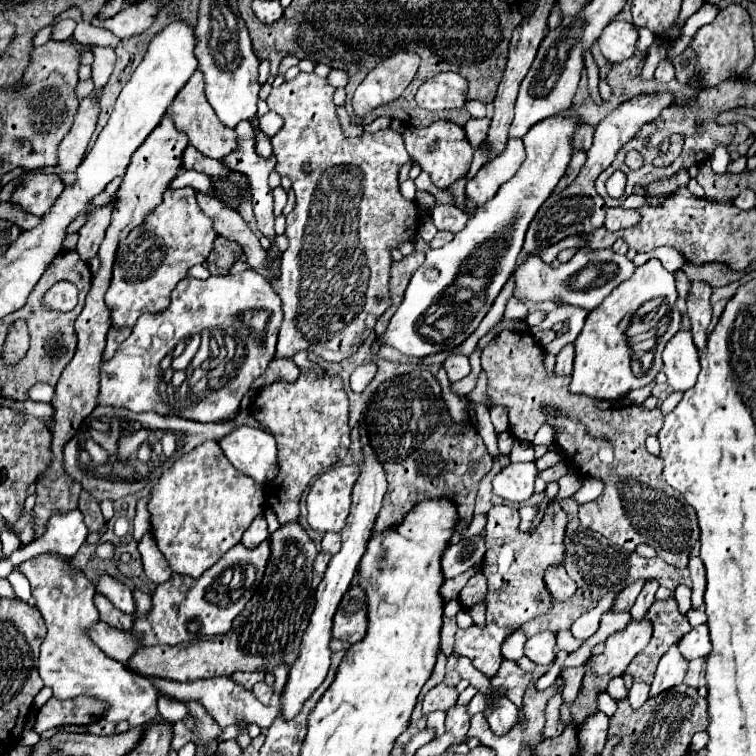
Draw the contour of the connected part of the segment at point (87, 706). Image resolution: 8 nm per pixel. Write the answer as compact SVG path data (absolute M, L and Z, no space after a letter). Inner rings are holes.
M53 696L39 708L33 728L37 734L41 734L49 728L65 726L65 724L85 726L97 722L103 712L105 712L105 704L89 696L77 696L71 700L59 700Z

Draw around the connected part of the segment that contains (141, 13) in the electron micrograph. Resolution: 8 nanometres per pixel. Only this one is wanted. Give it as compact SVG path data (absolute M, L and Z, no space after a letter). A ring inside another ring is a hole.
M141 2L137 6L127 6L125 10L117 12L113 18L102 20L99 15L95 15L91 24L93 26L107 28L119 38L129 38L133 34L141 34L145 28L151 26L153 16L157 14L161 4L155 2Z

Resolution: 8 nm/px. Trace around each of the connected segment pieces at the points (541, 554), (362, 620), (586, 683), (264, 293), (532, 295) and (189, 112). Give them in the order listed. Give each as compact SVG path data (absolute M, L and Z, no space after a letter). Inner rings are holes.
M551 502L547 508L541 524L535 532L521 532L519 528L519 510L501 504L493 506L487 512L487 526L485 526L485 544L487 552L483 556L481 572L487 578L487 620L485 626L469 626L465 630L457 630L455 634L455 652L467 656L477 670L487 676L495 676L503 656L501 644L505 638L519 630L527 620L543 616L551 610L553 598L549 590L545 590L545 568L557 568L565 560L565 528L567 528L567 514L557 504Z
M351 586L337 608L337 616L333 618L333 638L351 646L365 636L365 628L367 628L365 592L357 586Z
M631 618L629 624L621 632L611 634L605 640L605 652L601 656L591 656L589 658L589 666L585 666L587 672L585 672L585 678L581 682L581 692L579 692L577 700L571 706L567 706L567 704L561 706L563 724L567 724L573 718L575 724L579 726L589 714L593 714L597 710L597 692L605 690L613 676L621 676L625 672L625 668L629 666L629 662L649 644L649 640L651 640L651 622L649 622L649 618L645 618L645 620L633 620Z
M245 270L241 274L225 274L225 276L209 276L207 280L187 276L181 280L171 292L171 304L165 312L157 316L145 314L139 316L131 336L117 348L113 360L105 360L101 364L101 388L99 388L99 404L129 408L133 412L157 412L161 416L181 416L197 422L221 422L231 418L239 410L239 402L245 392L251 388L253 380L259 378L267 364L275 356L275 344L279 334L279 324L283 320L281 300L271 284L257 274L255 270ZM263 310L267 312L267 324L263 330L251 330L245 324L245 316L249 312ZM203 330L221 330L231 334L239 346L239 372L223 372L223 384L213 388L207 398L197 402L193 408L177 410L167 406L159 392L159 364L161 360L175 350L179 340L195 336Z
M579 248L569 262L561 264L561 270L553 268L551 264L545 264L539 252L531 252L529 256L523 258L523 264L513 272L513 280L515 280L513 296L517 296L523 302L563 300L567 304L593 310L611 294L613 288L617 288L623 280L629 280L633 272L635 272L635 264L627 256L615 254L611 248L607 250Z
M199 70L191 76L191 80L177 94L177 98L169 106L167 114L173 118L175 128L189 138L189 144L193 144L199 152L203 152L209 158L217 158L219 160L219 158L227 156L229 152L233 152L235 146L237 146L237 134L235 134L235 130L233 128L225 128L225 124L221 124L217 120L217 114L213 112L211 104L205 98L205 80L203 80L203 76L201 76Z

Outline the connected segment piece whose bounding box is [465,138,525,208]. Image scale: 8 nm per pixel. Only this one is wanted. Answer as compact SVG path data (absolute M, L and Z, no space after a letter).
M509 138L507 146L505 146L505 152L501 152L501 156L495 156L491 162L487 162L467 182L467 186L465 186L467 200L471 200L475 204L475 208L489 202L497 194L499 186L515 176L515 172L523 164L523 160L525 160L523 140Z

